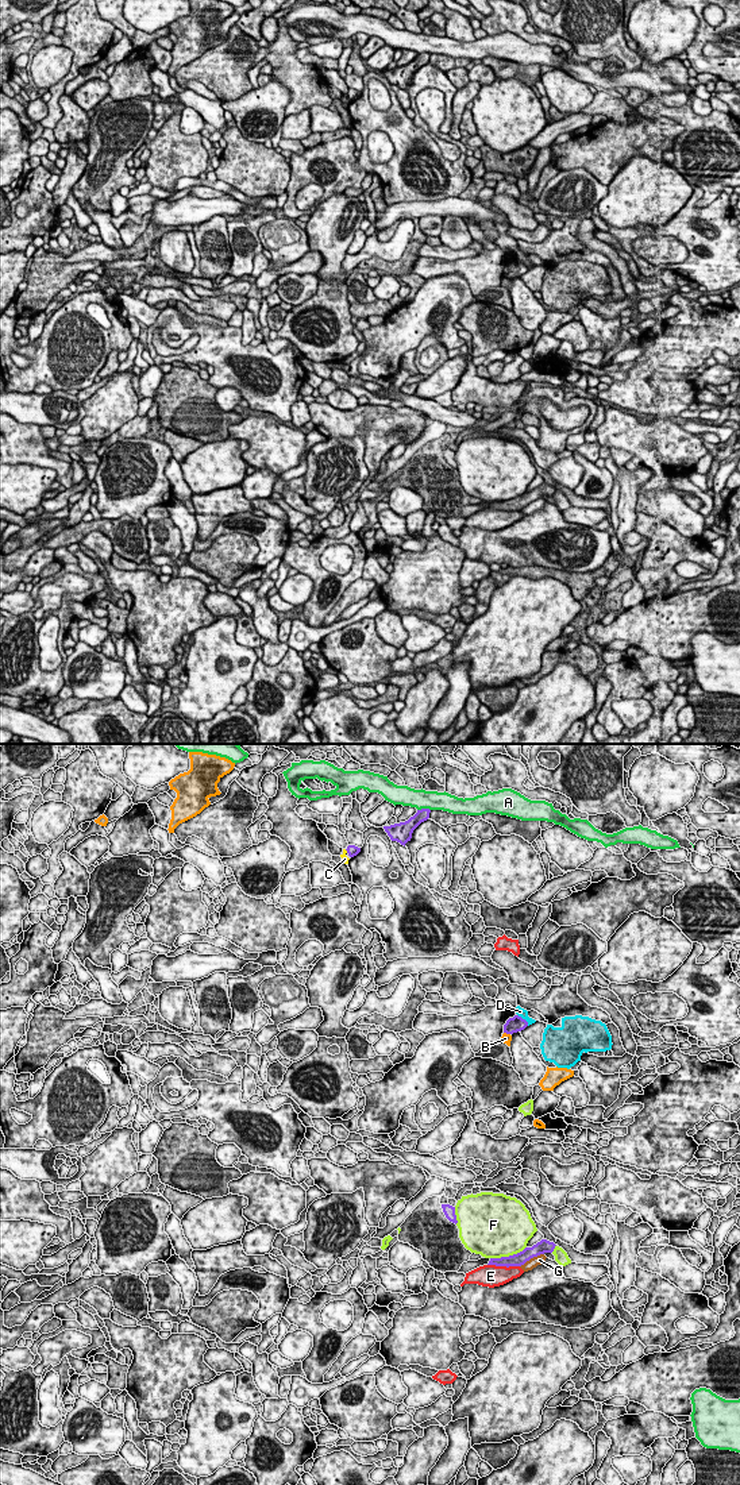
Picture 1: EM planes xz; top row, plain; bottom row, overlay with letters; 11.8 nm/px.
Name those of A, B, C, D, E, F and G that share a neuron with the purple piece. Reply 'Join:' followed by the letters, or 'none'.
Join: none

